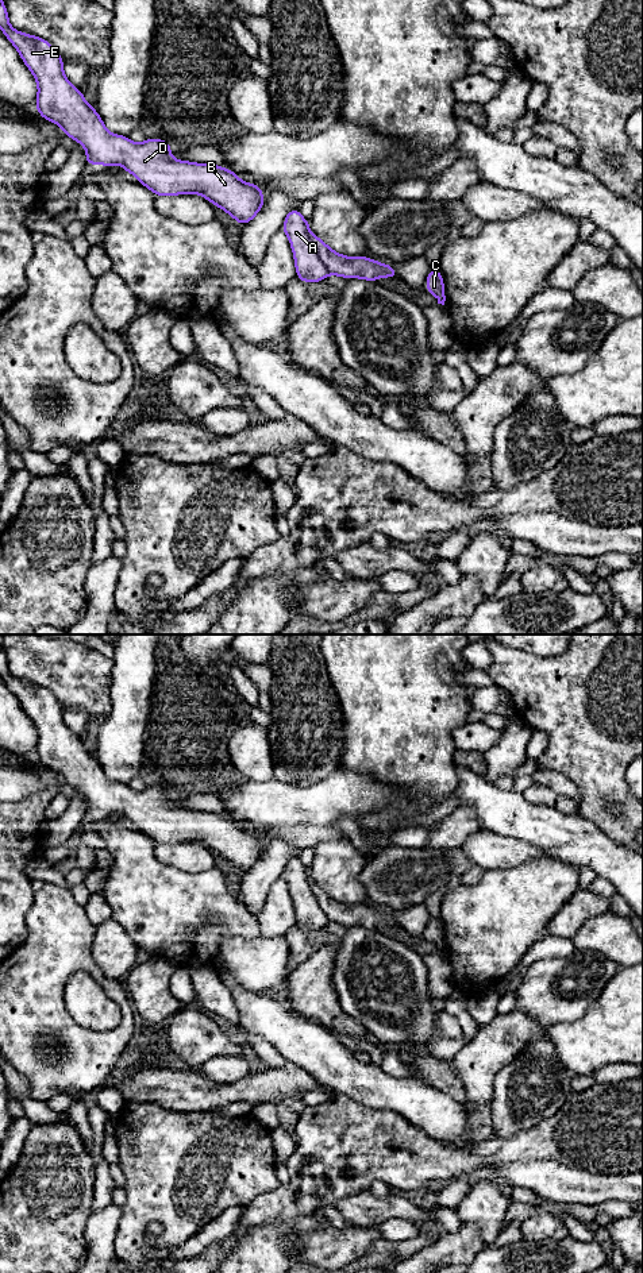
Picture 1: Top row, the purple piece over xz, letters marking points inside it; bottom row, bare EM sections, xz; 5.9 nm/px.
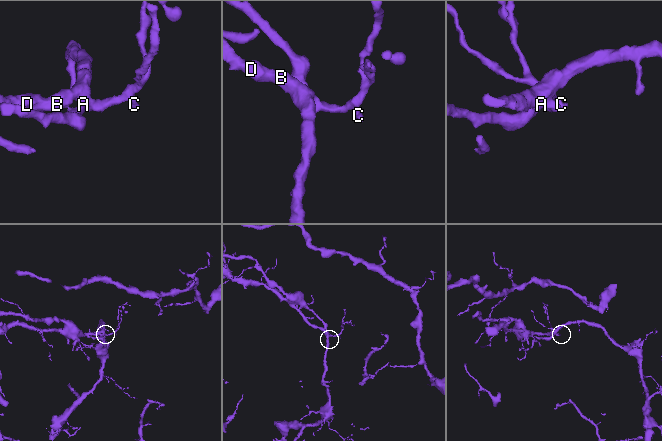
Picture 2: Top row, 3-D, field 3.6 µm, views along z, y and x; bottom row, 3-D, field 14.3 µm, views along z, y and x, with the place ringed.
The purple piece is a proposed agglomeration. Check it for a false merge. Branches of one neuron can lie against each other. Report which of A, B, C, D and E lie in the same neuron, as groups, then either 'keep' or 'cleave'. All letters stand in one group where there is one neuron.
groups A / B C D E; cleave

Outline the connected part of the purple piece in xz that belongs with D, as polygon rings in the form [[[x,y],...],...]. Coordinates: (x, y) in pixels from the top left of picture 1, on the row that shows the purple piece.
[[[1,0],[0,30],[19,51],[23,62],[38,82],[35,108],[39,115],[58,124],[66,136],[76,139],[77,143],[86,148],[85,165],[122,165],[126,171],[134,174],[138,182],[149,188],[155,196],[201,194],[231,215],[239,225],[251,221],[263,207],[265,197],[259,186],[240,181],[232,170],[217,165],[173,159],[170,155],[172,144],[161,139],[150,138],[136,144],[128,136],[108,132],[97,111],[85,101],[82,92],[65,77],[62,70],[63,61],[59,53],[47,40],[14,30]]]

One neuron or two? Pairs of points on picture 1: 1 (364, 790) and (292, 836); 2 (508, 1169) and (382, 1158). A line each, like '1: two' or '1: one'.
1: two
2: two

